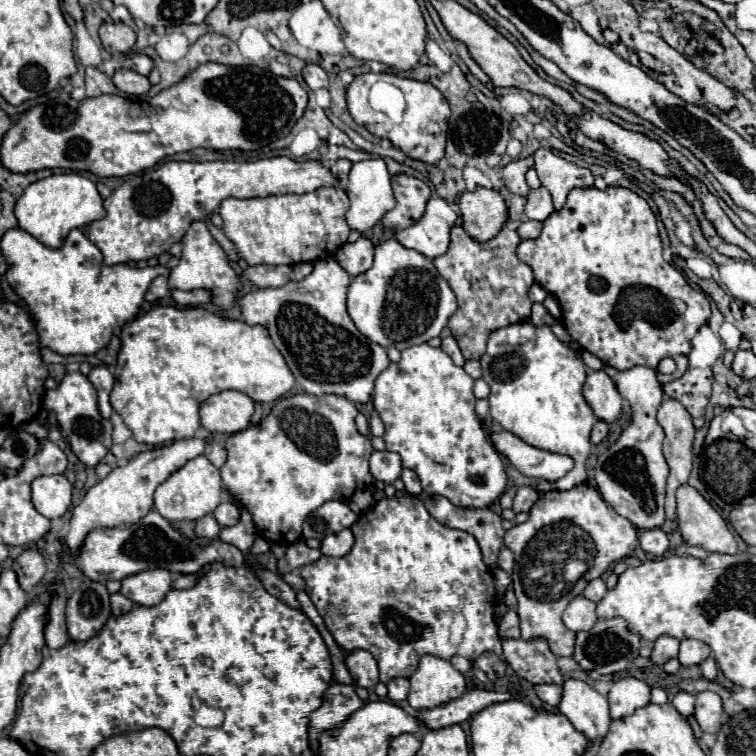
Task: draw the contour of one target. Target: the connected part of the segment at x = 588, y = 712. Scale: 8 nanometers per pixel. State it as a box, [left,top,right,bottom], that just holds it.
[558,678,612,738]

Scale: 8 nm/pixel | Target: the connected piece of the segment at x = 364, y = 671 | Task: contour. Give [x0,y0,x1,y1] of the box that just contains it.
[346,650,378,690]

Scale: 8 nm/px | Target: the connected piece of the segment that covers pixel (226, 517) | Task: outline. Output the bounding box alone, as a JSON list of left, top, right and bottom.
[214,502,240,526]

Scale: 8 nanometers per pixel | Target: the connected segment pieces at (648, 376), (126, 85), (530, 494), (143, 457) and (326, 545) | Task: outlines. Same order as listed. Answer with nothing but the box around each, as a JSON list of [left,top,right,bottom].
[[594,366,668,530],[112,68,150,96],[512,486,538,512],[66,438,204,548],[320,528,356,556]]

